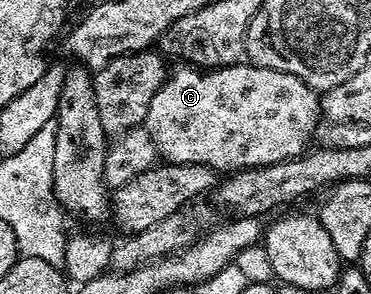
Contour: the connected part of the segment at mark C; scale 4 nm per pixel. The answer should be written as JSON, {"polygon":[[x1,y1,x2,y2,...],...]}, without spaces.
{"polygon":[[221,65,212,67,209,73,199,73,196,69,176,69,165,76,162,87,158,87,158,91,154,95,154,99,150,99,150,107,148,114,144,120,148,134,154,139,157,154,165,162,171,163,202,163,206,167,217,171,239,171,241,169,253,169,259,165,273,165,279,161,288,161,291,157,299,157,301,153,309,148,308,140,314,137,318,126,321,124,322,114,320,111,320,97,317,90,312,89,306,83,302,83,300,79,294,75,286,75,282,71,274,71,266,67,258,67,257,65]]}

